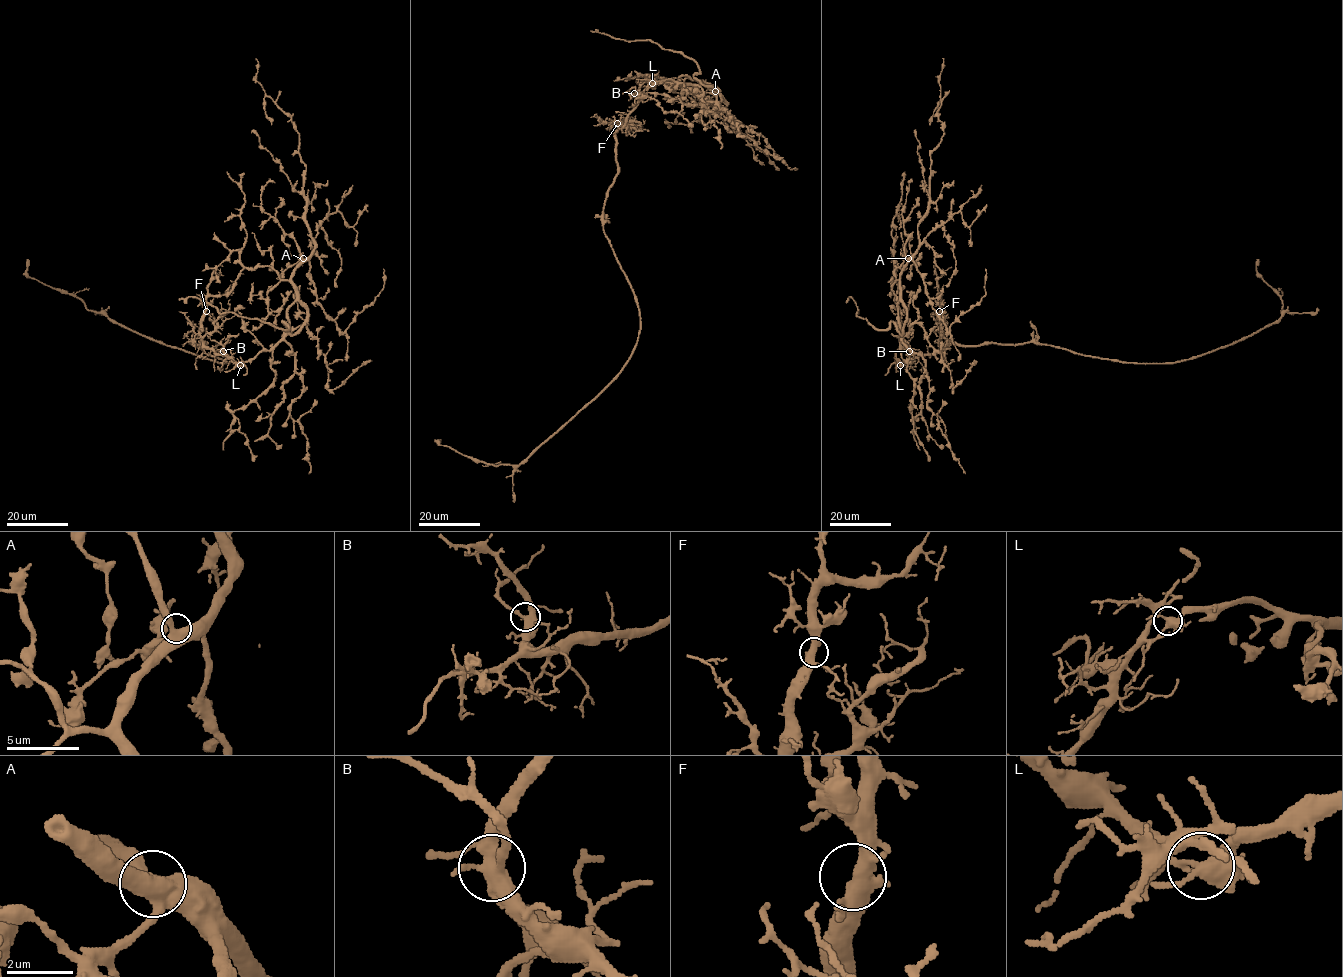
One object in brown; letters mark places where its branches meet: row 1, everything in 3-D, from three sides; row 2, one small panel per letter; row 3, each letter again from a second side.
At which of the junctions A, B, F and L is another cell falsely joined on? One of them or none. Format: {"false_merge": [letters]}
{"false_merge": ["L"]}

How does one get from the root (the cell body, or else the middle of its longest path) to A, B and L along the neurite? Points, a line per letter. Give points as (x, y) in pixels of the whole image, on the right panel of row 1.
A: (986, 344), (949, 344), (903, 364), (897, 361), (902, 335), (900, 272), (908, 258)
B: (986, 344), (949, 344), (939, 351), (915, 358), (910, 356), (909, 351)
L: (986, 344), (949, 344), (939, 351), (909, 357), (900, 364)

